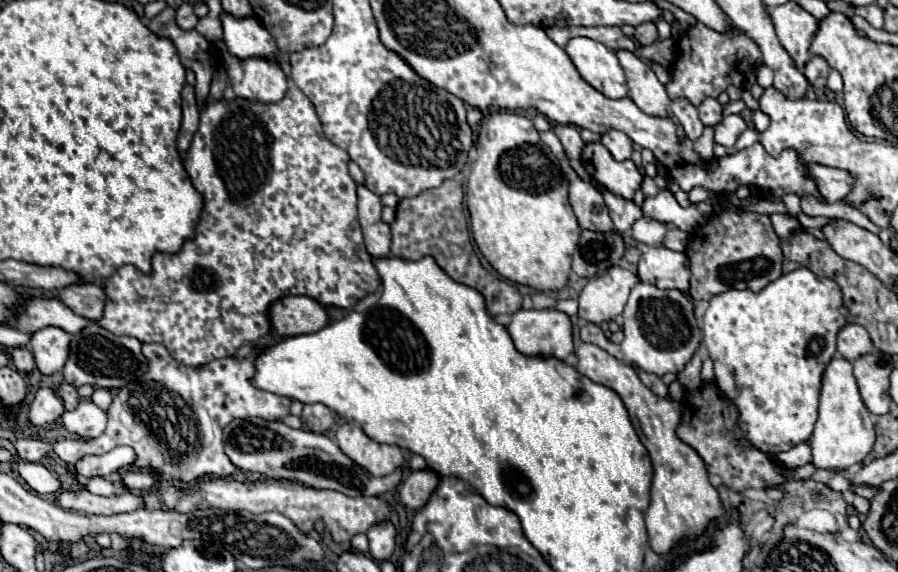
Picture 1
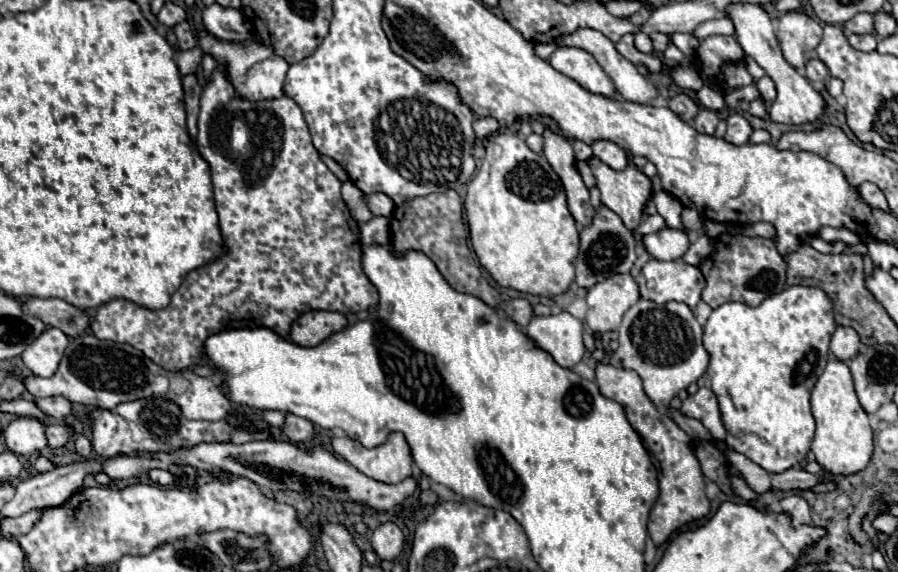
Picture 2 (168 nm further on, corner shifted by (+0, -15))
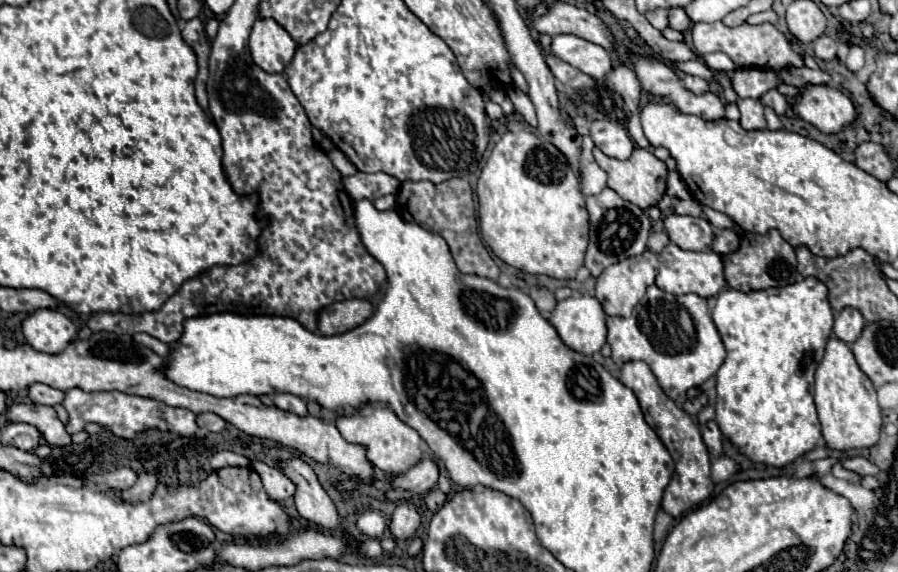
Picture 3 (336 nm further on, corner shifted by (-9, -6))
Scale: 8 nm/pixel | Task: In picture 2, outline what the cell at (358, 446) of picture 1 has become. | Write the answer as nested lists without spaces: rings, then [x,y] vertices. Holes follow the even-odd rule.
[[[393,432],[385,444],[371,450],[363,448],[359,442],[347,436],[333,438],[333,450],[359,472],[377,482],[399,484],[401,480],[411,476],[413,460],[409,454],[409,446],[399,432]]]

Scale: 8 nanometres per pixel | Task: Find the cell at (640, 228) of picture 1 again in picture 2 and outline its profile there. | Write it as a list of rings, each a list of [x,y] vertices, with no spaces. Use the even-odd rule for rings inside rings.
[[[661,228],[661,232],[643,236],[643,246],[655,260],[679,260],[689,248],[689,238],[683,230]]]

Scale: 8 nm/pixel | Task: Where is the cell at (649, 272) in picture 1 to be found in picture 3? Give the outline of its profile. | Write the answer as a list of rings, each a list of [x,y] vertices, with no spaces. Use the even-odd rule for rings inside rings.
[[[670,243],[660,253],[660,267],[656,275],[656,285],[672,295],[684,295],[684,293],[696,293],[700,297],[714,297],[724,289],[728,283],[724,281],[724,263],[722,255],[714,251],[684,251],[678,245]]]

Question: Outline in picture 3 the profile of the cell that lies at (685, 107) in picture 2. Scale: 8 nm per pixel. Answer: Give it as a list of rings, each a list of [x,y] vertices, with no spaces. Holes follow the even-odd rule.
[[[684,75],[684,77],[682,77],[682,83],[684,83],[686,89],[690,89],[690,91],[696,93],[696,95],[708,91],[708,81],[704,81],[704,79],[700,79],[700,77],[694,77],[694,75]]]

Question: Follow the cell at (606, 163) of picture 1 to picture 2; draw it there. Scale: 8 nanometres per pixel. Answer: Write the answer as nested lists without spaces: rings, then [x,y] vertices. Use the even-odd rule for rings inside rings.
[[[593,156],[589,158],[589,166],[601,190],[601,202],[617,212],[629,230],[635,230],[641,222],[645,202],[651,198],[651,180],[633,164],[617,172]]]

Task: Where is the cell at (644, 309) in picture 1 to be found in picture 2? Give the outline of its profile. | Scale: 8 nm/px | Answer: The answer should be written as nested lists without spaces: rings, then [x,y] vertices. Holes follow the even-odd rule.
[[[639,298],[639,302],[633,304],[623,316],[619,328],[619,348],[613,352],[611,364],[637,372],[643,380],[645,394],[659,410],[663,410],[669,406],[673,396],[677,396],[681,390],[685,390],[705,374],[709,354],[701,344],[701,334],[703,328],[695,320],[687,304],[657,304]]]

